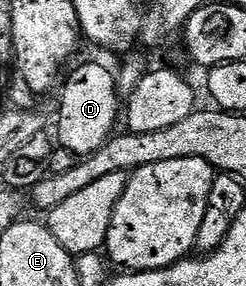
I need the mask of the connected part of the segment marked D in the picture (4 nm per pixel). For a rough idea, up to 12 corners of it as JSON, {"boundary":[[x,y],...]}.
{"boundary":[[98,62],[69,71],[56,142],[87,156],[120,122],[115,71]]}

